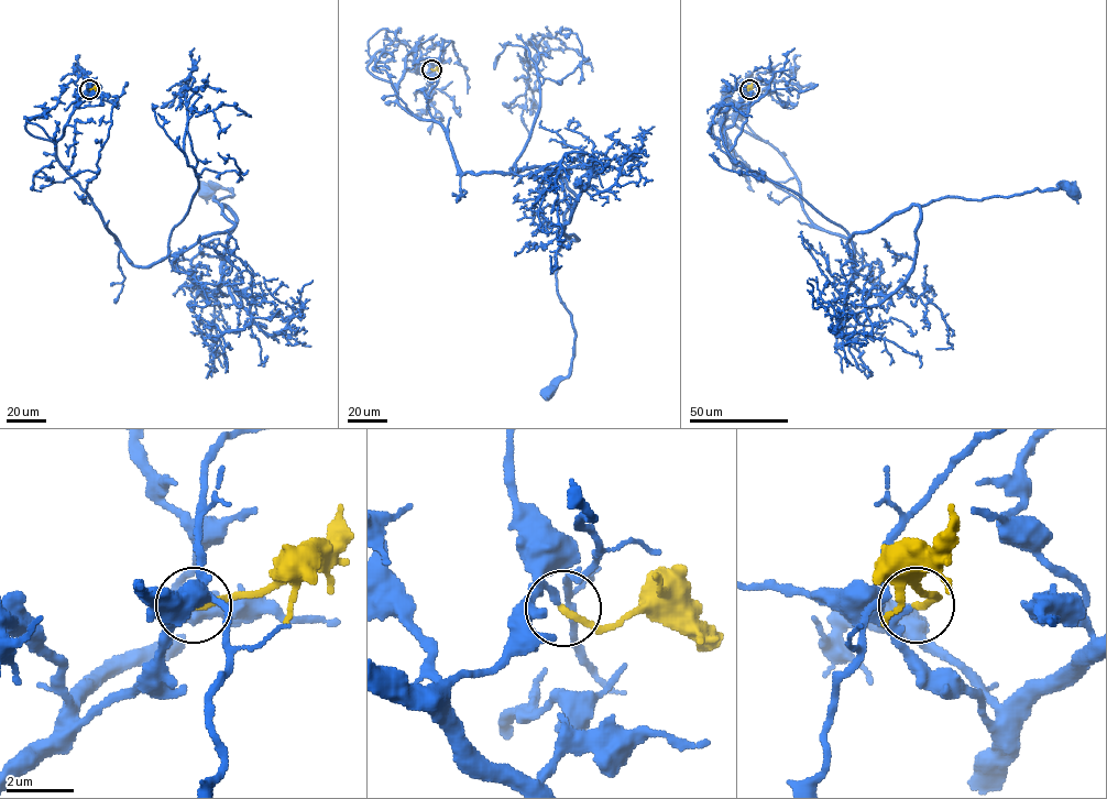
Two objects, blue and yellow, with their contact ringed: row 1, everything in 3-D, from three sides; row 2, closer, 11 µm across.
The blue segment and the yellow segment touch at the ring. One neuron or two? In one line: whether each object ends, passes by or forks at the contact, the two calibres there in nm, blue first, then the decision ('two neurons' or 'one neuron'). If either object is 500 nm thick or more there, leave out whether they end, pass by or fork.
blue ends | yellow ends | 200/200 nm | one neuron

